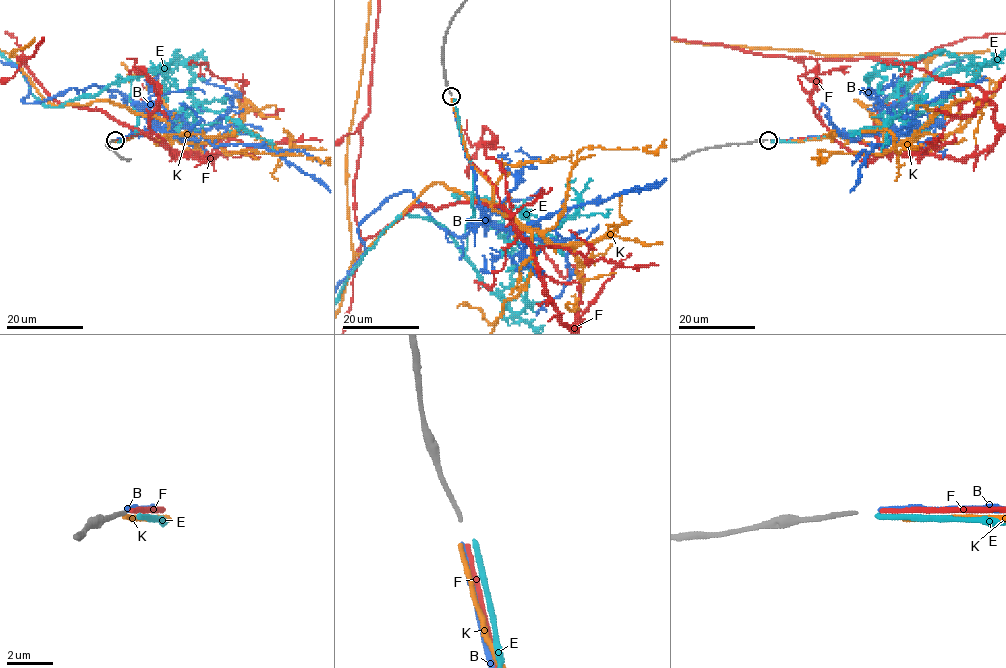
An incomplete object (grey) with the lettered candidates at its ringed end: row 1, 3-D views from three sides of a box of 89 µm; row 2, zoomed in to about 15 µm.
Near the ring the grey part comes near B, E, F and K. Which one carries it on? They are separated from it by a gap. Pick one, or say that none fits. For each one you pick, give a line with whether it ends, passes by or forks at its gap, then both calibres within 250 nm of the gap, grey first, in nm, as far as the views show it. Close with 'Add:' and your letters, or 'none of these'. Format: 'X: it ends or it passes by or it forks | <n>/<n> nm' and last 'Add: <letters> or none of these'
F: it ends | 170/180 nm
Add: F

